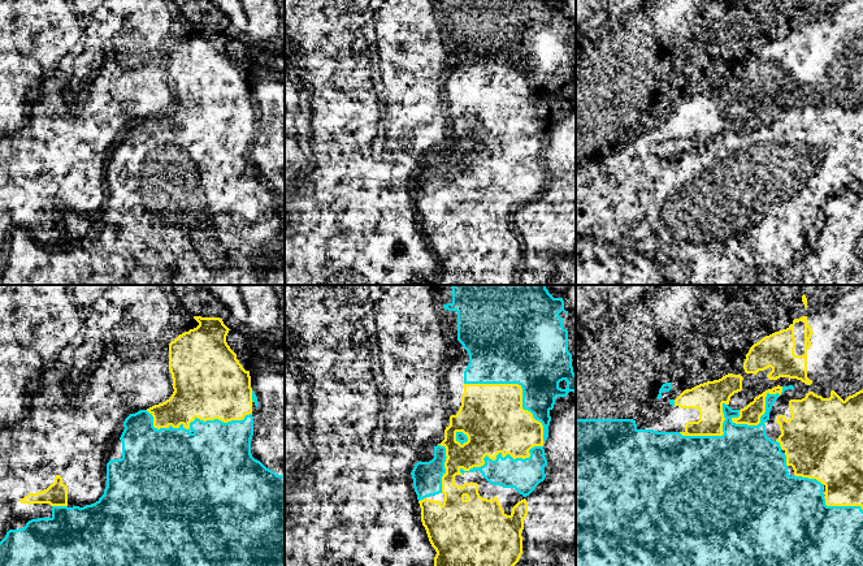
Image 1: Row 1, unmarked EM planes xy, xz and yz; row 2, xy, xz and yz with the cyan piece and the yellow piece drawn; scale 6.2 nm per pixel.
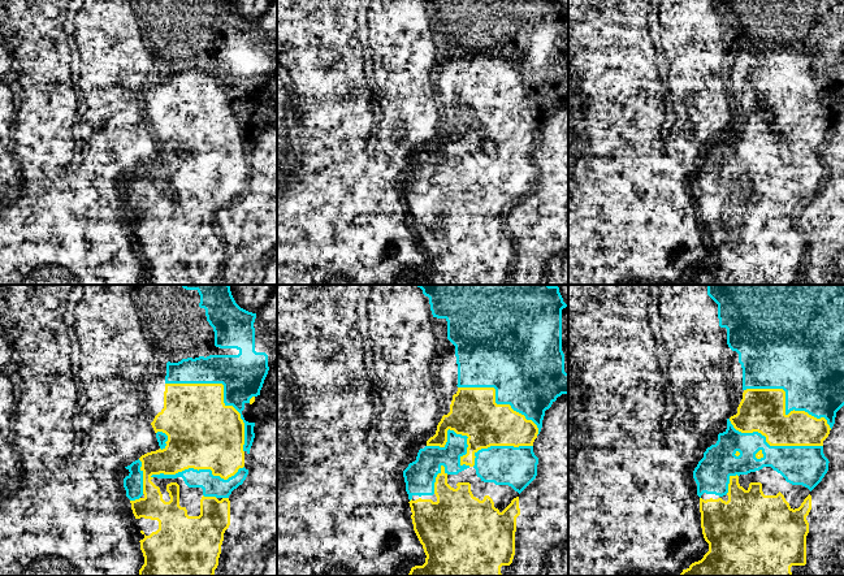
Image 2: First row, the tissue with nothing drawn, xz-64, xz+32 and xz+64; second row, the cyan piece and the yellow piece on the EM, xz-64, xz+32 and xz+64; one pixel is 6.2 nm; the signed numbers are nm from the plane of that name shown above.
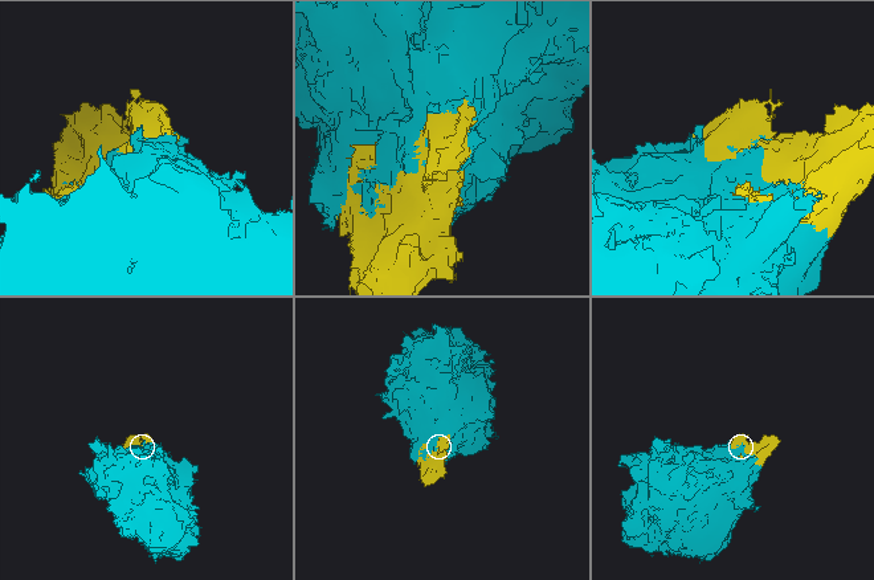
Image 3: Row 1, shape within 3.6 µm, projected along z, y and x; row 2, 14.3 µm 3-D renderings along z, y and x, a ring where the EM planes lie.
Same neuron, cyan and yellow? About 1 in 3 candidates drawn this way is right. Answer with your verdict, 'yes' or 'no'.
yes

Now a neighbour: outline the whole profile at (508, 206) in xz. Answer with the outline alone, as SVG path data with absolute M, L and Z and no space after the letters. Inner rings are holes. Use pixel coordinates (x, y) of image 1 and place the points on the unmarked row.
M480 180L465 181L464 183L455 185L455 193L463 195L464 191L477 191L478 202L482 207L491 208L496 206L504 222L511 224L512 216L521 208L524 204L520 203L515 196L503 196L500 194L490 193Z

